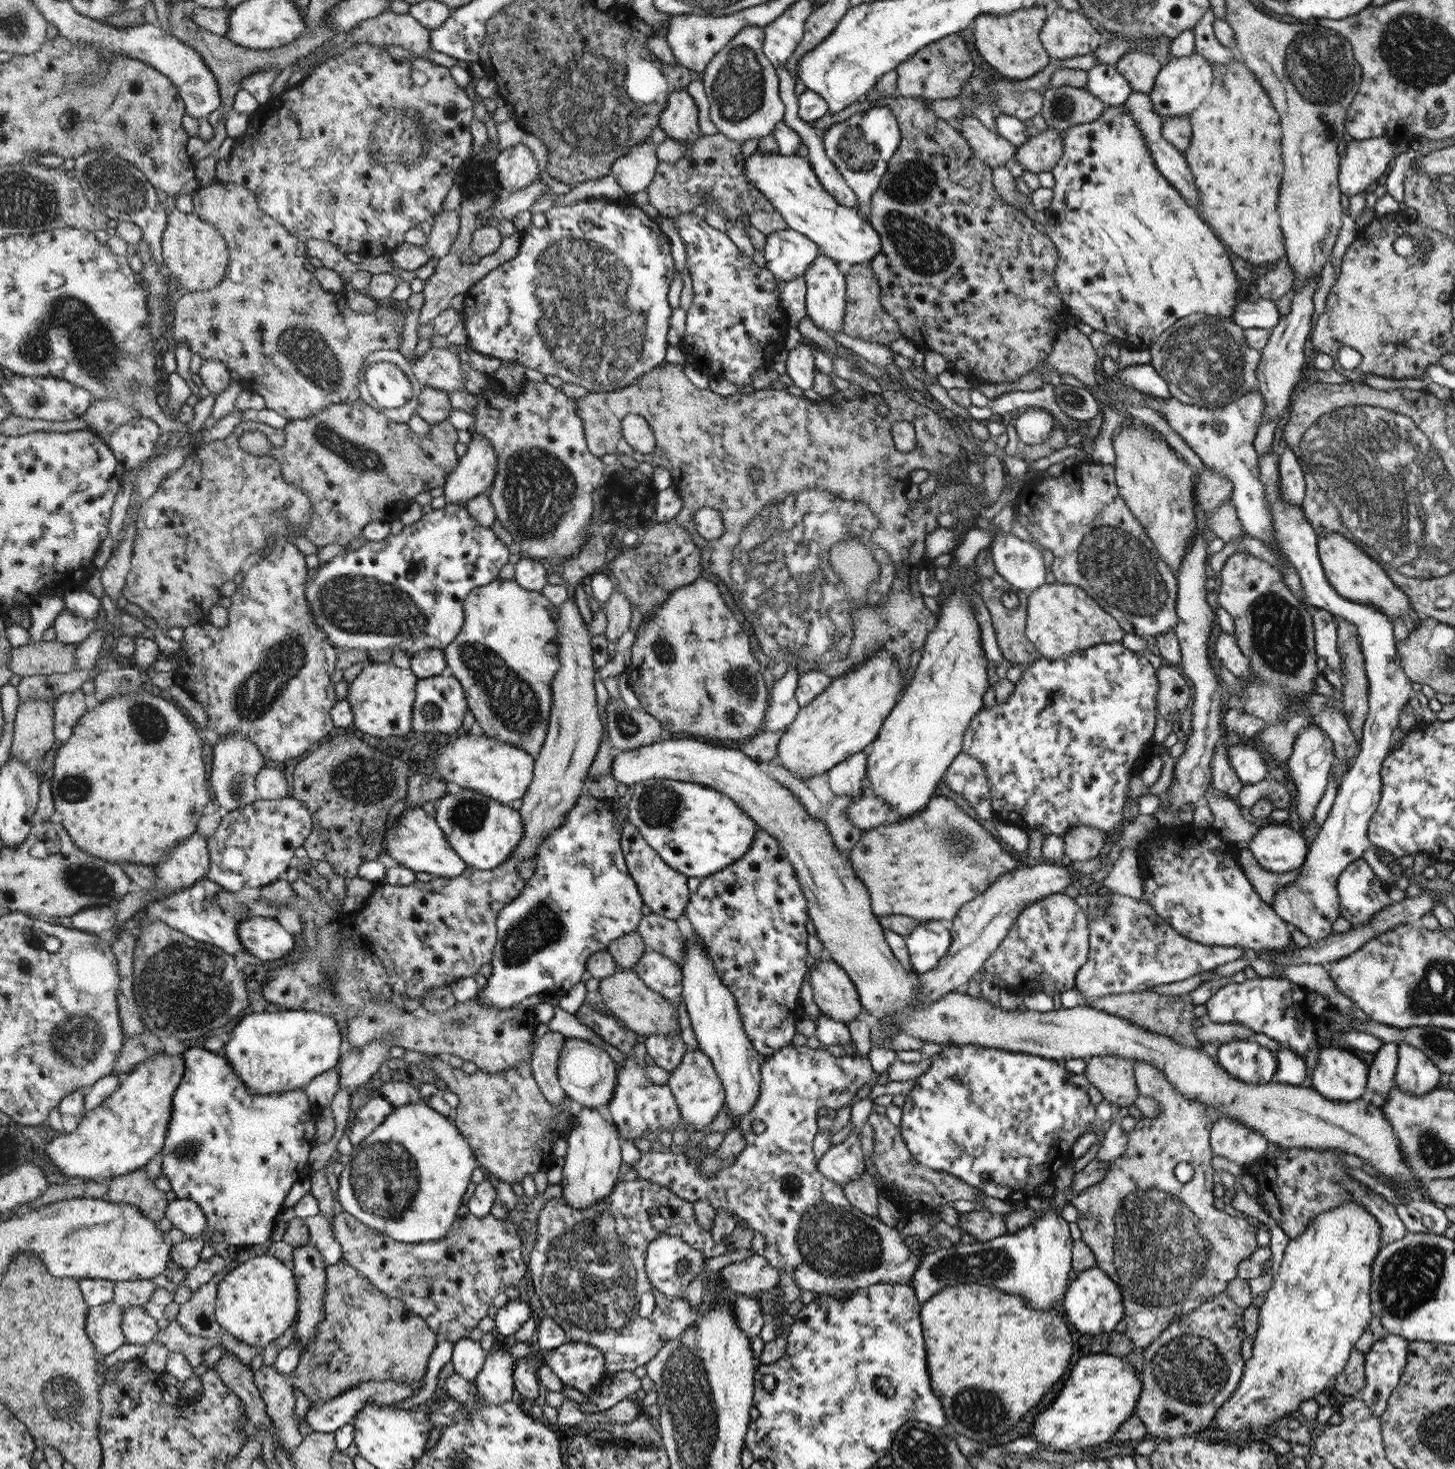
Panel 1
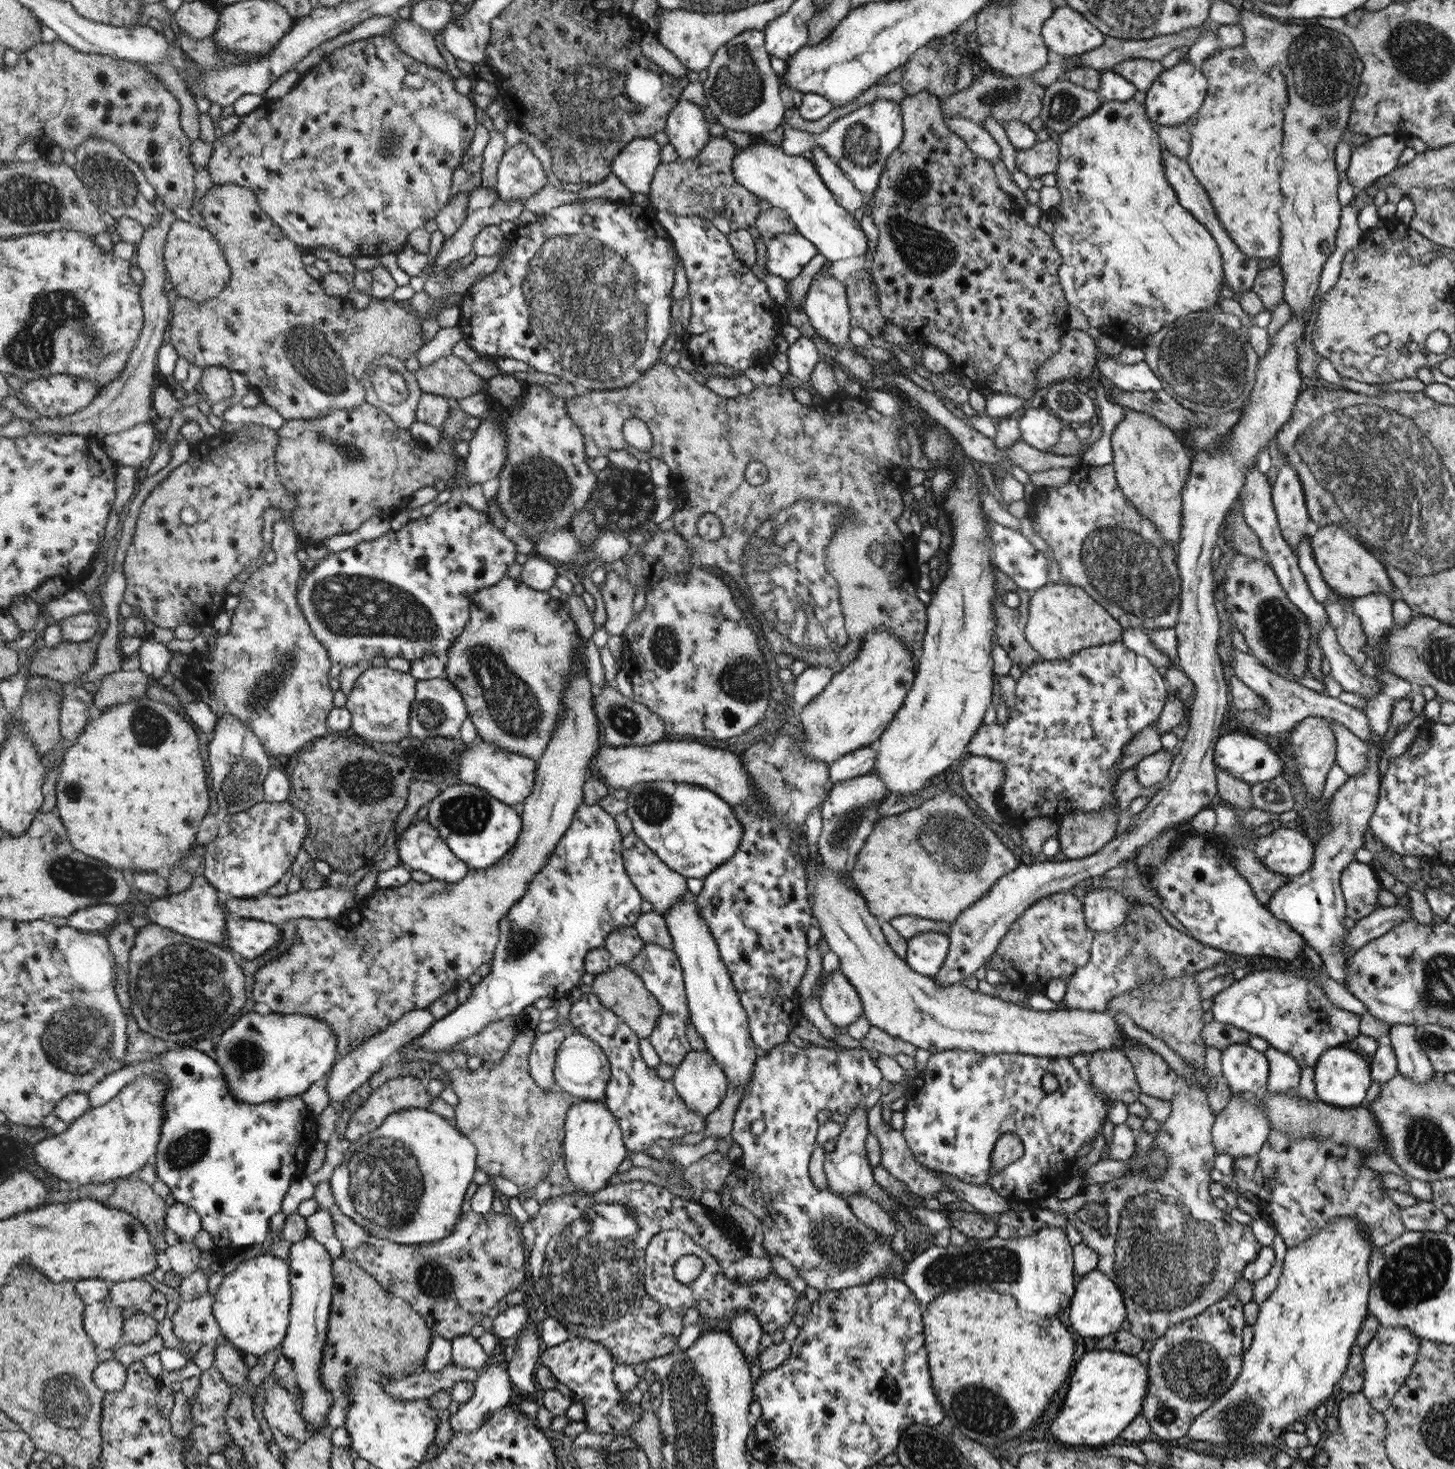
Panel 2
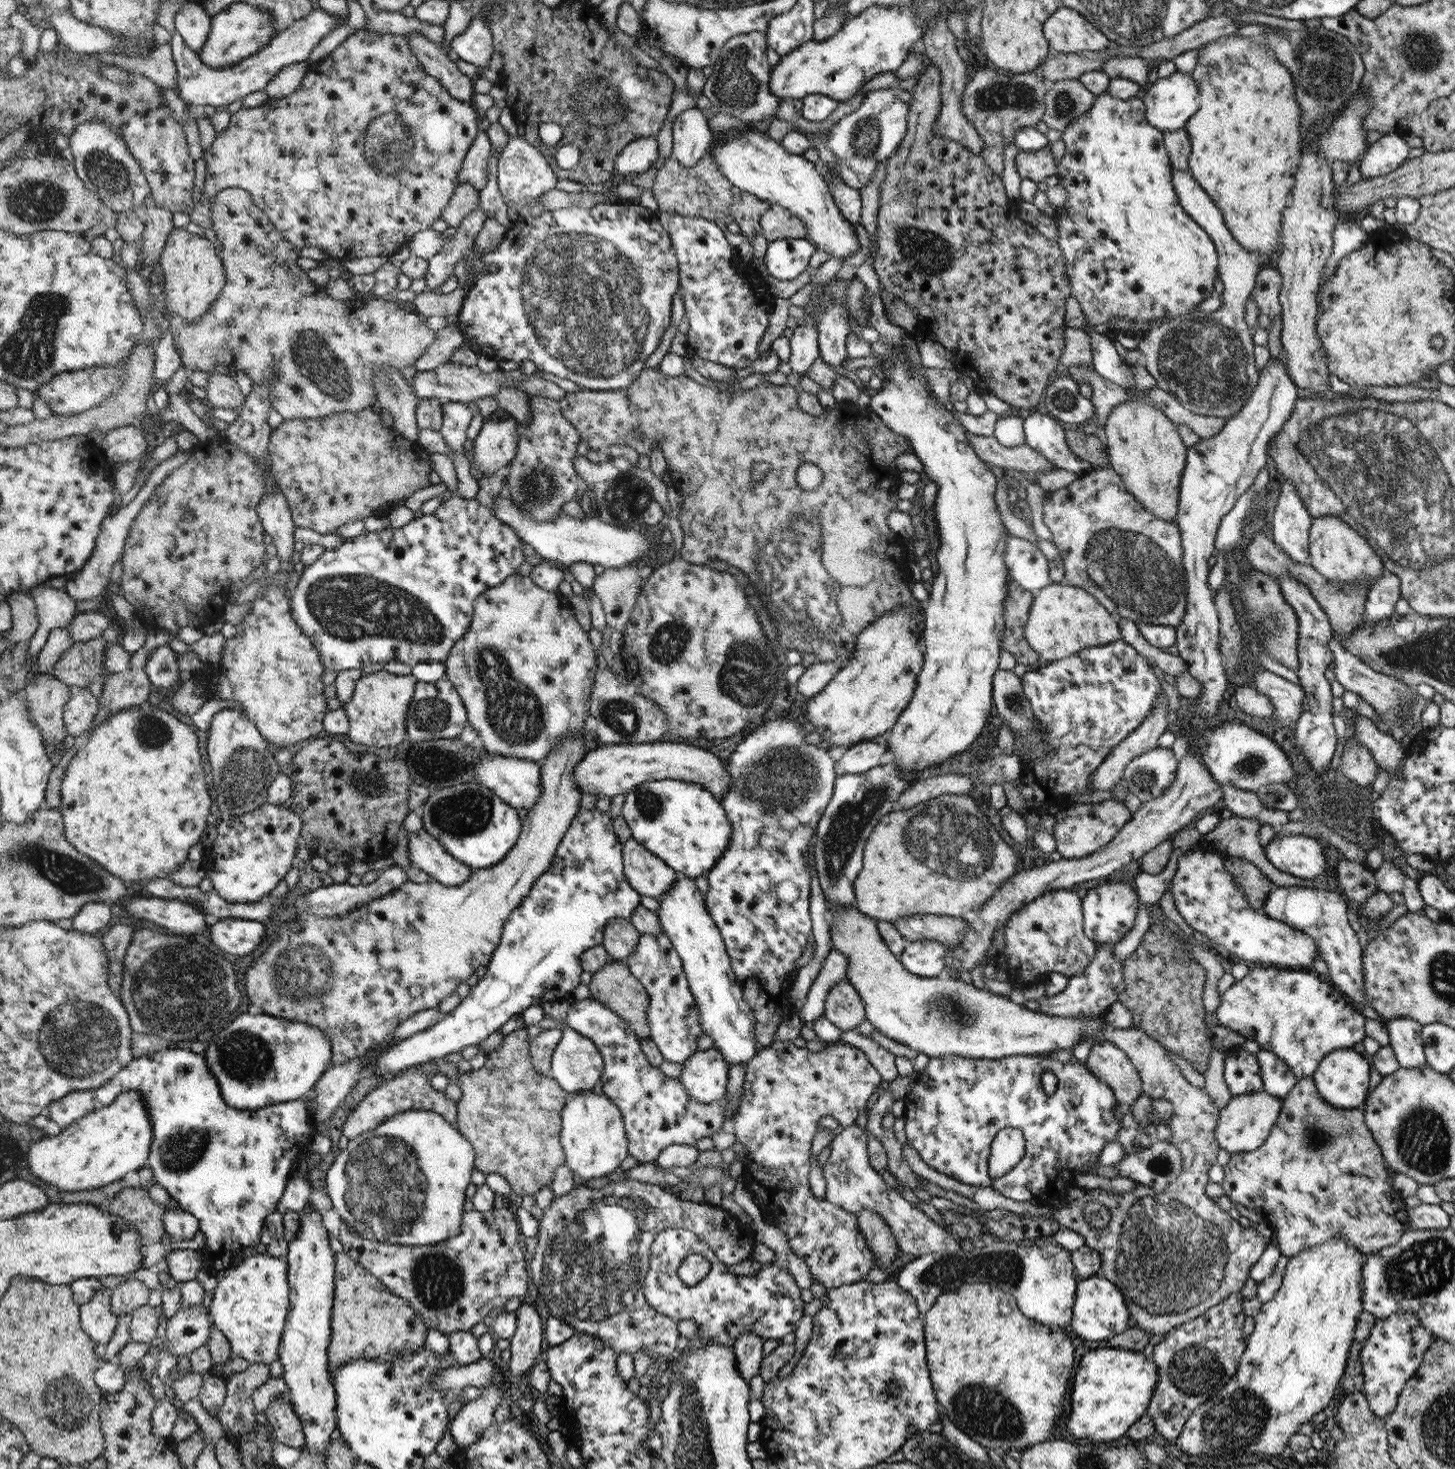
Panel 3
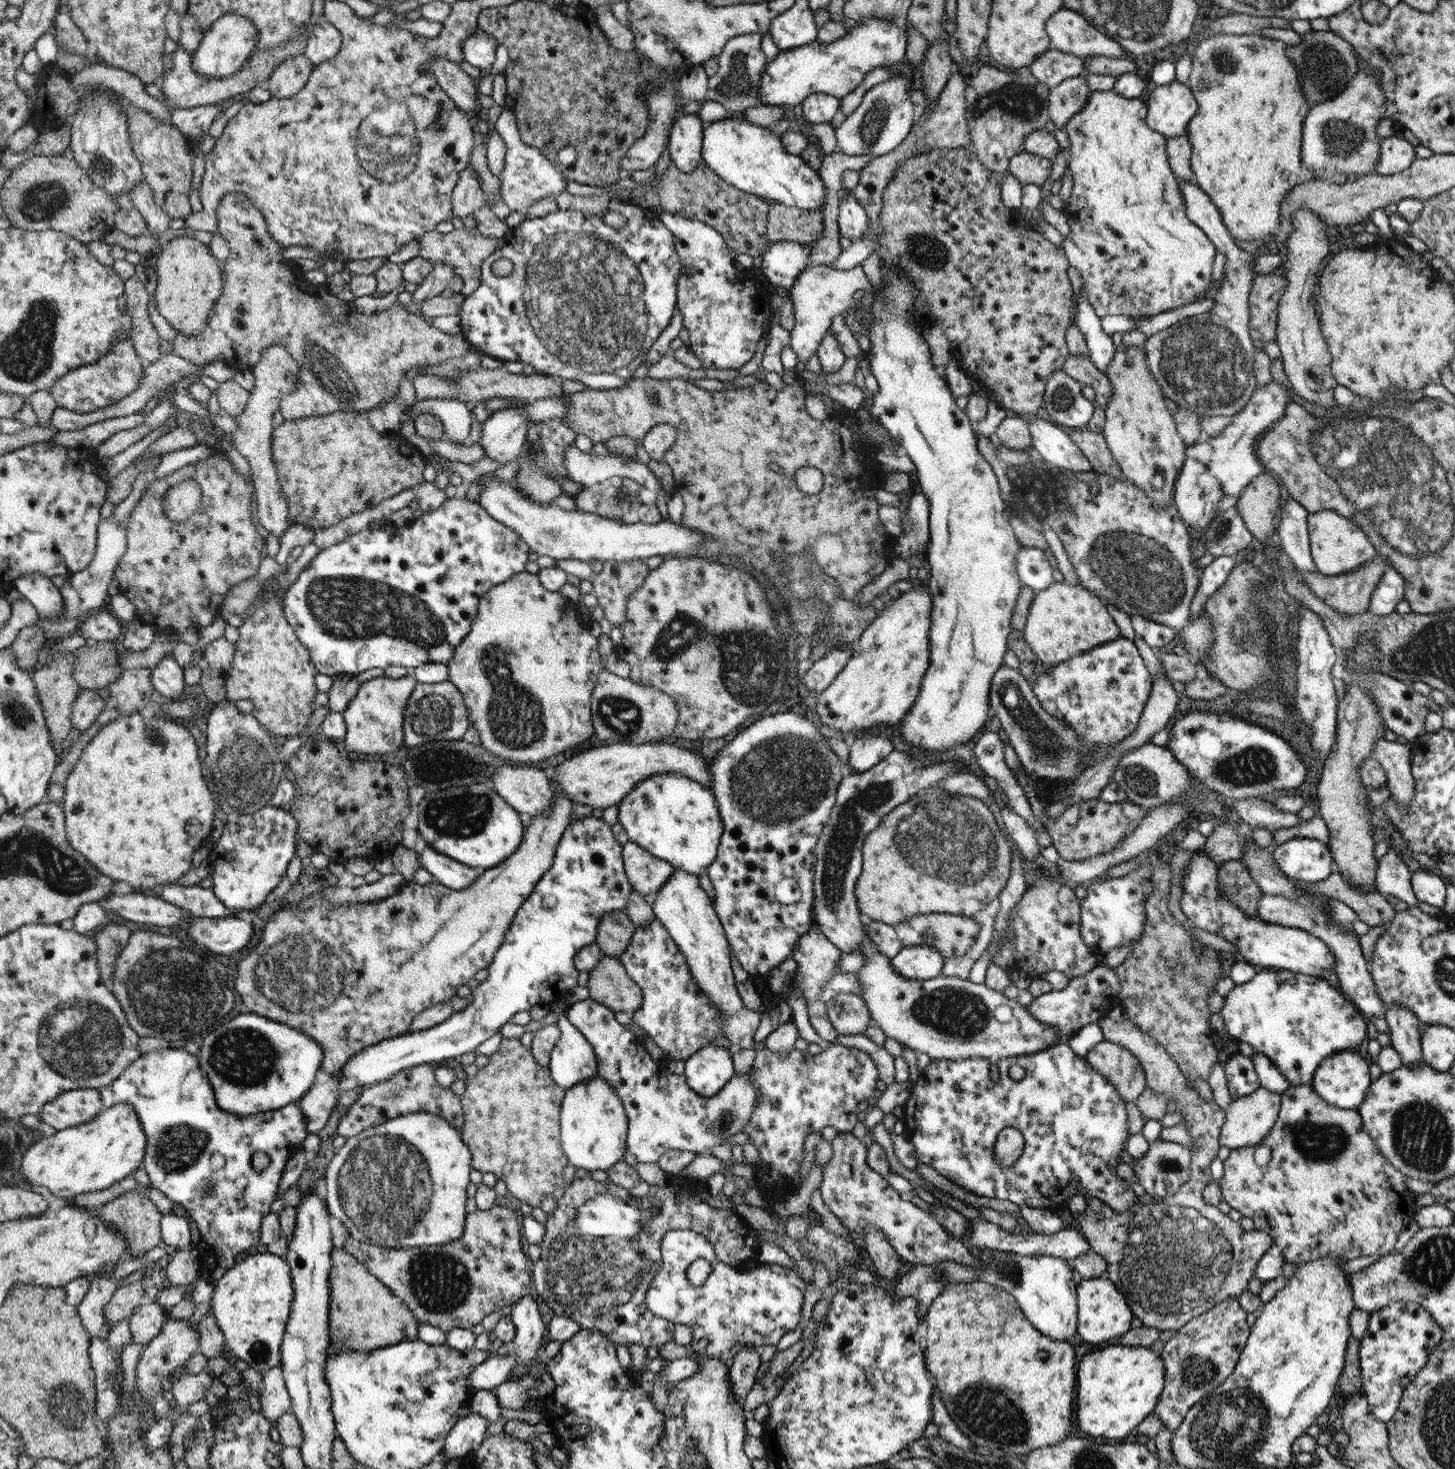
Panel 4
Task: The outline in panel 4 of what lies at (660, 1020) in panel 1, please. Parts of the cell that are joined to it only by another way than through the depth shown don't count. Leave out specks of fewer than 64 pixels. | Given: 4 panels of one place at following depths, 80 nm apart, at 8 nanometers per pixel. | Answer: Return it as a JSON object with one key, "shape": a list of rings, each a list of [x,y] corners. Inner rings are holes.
{"shape":[[[605,954],[589,972],[589,995],[615,1012],[633,1014],[643,1006],[643,989],[617,957]]]}

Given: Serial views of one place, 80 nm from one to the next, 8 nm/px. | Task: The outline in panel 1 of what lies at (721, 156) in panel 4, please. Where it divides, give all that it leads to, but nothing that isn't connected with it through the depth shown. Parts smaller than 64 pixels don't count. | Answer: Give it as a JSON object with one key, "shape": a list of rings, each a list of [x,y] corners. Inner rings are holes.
{"shape":[[[755,151],[743,159],[743,173],[778,210],[787,227],[800,232],[819,246],[819,253],[836,262],[848,260],[855,265],[870,264],[882,250],[880,234],[864,221],[854,207],[842,205],[822,187],[811,161],[798,155]]]}

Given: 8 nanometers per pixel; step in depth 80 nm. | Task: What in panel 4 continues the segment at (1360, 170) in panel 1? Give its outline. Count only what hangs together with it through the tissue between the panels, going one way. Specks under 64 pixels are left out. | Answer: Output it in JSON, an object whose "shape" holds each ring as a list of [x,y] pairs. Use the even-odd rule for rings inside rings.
{"shape":[[[1400,134],[1386,137],[1381,141],[1381,153],[1375,172],[1376,175],[1396,174],[1406,170],[1417,158],[1415,146]]]}

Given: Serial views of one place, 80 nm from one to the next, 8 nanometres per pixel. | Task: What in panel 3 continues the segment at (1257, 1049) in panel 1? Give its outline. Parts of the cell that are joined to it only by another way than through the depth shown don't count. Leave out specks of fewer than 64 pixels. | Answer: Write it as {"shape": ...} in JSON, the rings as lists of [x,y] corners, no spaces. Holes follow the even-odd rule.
{"shape":[[[1242,1046],[1234,1047],[1225,1052],[1223,1075],[1234,1097],[1263,1090],[1256,1055],[1244,1051]]]}

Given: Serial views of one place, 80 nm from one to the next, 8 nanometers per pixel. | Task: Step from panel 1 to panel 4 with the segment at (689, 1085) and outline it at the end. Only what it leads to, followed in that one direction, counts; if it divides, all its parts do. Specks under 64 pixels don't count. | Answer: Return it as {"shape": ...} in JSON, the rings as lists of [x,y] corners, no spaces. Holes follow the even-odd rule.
{"shape":[[[712,1044],[701,1048],[685,1060],[684,1076],[688,1085],[703,1097],[718,1095],[735,1076],[732,1051]]]}

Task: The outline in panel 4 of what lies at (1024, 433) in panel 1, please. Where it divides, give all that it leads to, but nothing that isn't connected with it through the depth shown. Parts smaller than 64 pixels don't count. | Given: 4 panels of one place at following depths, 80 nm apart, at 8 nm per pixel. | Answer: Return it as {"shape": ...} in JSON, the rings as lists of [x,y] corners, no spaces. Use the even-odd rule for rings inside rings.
{"shape":[[[1045,414],[1029,424],[1031,446],[1046,463],[1074,473],[1092,471],[1091,462],[1070,438],[1067,429],[1049,420]]]}

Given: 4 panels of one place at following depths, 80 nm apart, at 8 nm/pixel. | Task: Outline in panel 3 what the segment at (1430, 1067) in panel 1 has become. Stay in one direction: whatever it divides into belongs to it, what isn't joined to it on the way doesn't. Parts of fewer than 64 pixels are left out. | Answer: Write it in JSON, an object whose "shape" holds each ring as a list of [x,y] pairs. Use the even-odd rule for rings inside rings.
{"shape":[[[1398,1017],[1386,1020],[1389,1032],[1389,1045],[1395,1052],[1399,1066],[1402,1068],[1422,1068],[1427,1065],[1421,1025],[1410,1017]]]}

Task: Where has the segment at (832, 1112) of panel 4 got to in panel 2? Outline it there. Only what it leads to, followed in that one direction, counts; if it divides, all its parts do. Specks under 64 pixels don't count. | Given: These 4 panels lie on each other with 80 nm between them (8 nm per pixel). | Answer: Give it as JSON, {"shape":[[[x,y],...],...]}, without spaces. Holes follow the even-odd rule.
{"shape":[[[792,1041],[780,1043],[778,1046],[772,1048],[771,1051],[764,1053],[759,1059],[755,1060],[754,1075],[751,1076],[751,1082],[748,1087],[745,1088],[743,1099],[740,1101],[739,1107],[735,1113],[733,1128],[731,1135],[733,1136],[734,1142],[738,1143],[740,1148],[743,1150],[742,1157],[730,1170],[728,1179],[724,1181],[722,1189],[728,1188],[731,1191],[730,1197],[733,1205],[743,1206],[748,1209],[752,1214],[758,1218],[760,1228],[763,1230],[764,1240],[762,1243],[763,1248],[766,1251],[766,1256],[771,1258],[772,1256],[784,1256],[786,1260],[790,1261],[798,1270],[804,1280],[812,1288],[818,1288],[820,1291],[833,1292],[843,1288],[859,1287],[863,1284],[875,1282],[876,1279],[884,1279],[886,1277],[881,1276],[883,1272],[886,1272],[888,1268],[892,1268],[894,1272],[897,1272],[894,1276],[887,1276],[892,1278],[899,1278],[902,1276],[905,1268],[908,1264],[902,1260],[902,1254],[895,1254],[891,1248],[891,1244],[894,1244],[890,1239],[884,1239],[880,1237],[880,1234],[876,1233],[871,1225],[864,1224],[864,1221],[860,1221],[859,1216],[852,1210],[847,1200],[844,1200],[842,1195],[836,1193],[836,1190],[818,1189],[816,1185],[812,1183],[810,1178],[809,1160],[812,1158],[813,1150],[816,1145],[816,1133],[818,1121],[816,1116],[820,1110],[829,1110],[830,1112],[839,1112],[842,1116],[849,1117],[861,1104],[864,1099],[868,1096],[869,1092],[872,1092],[875,1088],[879,1088],[880,1082],[882,1082],[883,1076],[881,1075],[880,1069],[876,1066],[873,1052],[862,1047],[856,1048],[845,1048],[845,1049],[832,1049],[828,1047],[815,1047],[807,1046],[804,1048],[796,1047]],[[756,1120],[762,1120],[766,1124],[764,1132],[761,1134],[753,1134],[750,1131],[750,1126],[756,1122]]]}

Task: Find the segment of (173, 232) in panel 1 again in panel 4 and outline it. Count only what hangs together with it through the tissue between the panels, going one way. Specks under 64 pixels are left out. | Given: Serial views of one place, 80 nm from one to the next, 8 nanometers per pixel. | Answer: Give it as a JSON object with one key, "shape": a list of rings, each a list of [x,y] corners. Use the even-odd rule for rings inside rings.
{"shape":[[[188,236],[170,240],[157,256],[158,288],[154,292],[158,312],[178,332],[195,336],[207,328],[216,301],[223,295],[223,266],[211,253],[206,244]]]}

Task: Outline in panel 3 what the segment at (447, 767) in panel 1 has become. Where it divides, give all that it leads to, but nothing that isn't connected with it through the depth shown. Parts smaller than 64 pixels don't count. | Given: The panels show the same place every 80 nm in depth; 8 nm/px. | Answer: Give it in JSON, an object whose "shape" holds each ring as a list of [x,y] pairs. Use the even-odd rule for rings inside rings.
{"shape":[[[490,752],[479,754],[480,764],[474,766],[476,768],[476,780],[486,788],[492,789],[503,801],[509,805],[518,808],[526,808],[530,810],[541,798],[543,794],[543,784],[540,779],[540,763],[527,759],[518,759],[514,757],[504,757],[502,755],[494,755]]]}

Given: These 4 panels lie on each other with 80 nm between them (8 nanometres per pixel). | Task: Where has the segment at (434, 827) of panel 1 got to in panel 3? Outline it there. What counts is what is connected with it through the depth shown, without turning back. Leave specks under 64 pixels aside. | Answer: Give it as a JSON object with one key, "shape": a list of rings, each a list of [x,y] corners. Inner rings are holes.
{"shape":[[[420,830],[410,834],[409,857],[412,863],[428,874],[431,880],[448,886],[459,886],[472,874],[469,866],[456,860],[436,838]]]}

